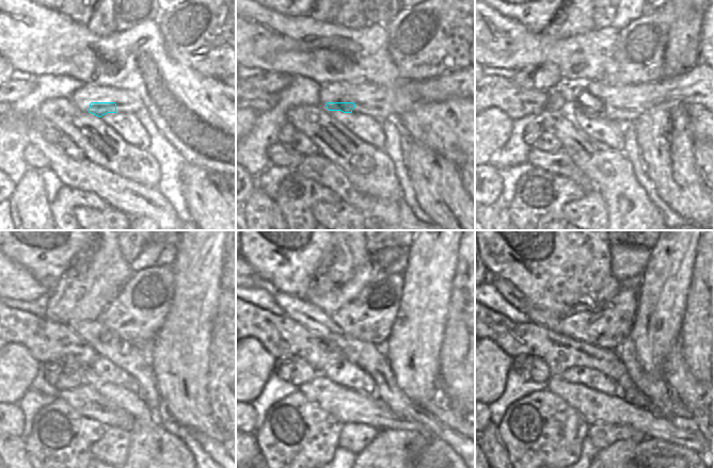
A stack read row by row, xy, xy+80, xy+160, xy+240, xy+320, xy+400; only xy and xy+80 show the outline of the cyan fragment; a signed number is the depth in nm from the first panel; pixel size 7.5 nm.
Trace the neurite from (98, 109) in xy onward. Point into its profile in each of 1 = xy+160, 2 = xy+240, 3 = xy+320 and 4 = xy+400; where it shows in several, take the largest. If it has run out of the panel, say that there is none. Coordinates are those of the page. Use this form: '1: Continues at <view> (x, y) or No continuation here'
1: Continues at xy+160 (589, 105)
2: Continues at xy+240 (133, 359)
3: Continues at xy+320 (373, 359)
4: Continues at xy+400 (550, 320)

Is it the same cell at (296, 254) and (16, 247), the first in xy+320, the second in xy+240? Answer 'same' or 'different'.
same

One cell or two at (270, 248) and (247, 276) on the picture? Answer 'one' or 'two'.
two

